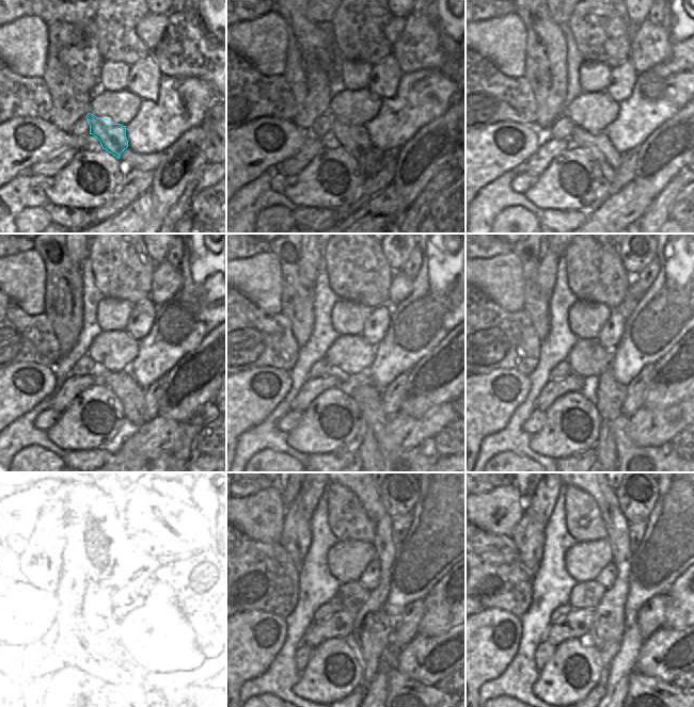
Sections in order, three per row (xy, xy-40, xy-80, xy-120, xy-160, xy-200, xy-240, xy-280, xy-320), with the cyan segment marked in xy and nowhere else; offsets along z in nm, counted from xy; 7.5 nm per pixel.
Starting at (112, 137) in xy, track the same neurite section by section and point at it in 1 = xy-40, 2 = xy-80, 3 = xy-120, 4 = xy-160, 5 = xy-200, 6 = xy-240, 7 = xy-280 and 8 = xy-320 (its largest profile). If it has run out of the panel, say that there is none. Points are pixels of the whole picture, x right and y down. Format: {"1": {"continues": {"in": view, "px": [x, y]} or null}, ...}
{"1": {"continues": {"in": "xy-40", "px": [355, 139]}}, "2": {"continues": {"in": "xy-80", "px": [600, 146]}}, "3": {"continues": {"in": "xy-120", "px": [123, 385]}}, "4": {"continues": {"in": "xy-160", "px": [368, 397]}}, "5": {"continues": {"in": "xy-200", "px": [625, 444]}}, "6": {"continues": {"in": "xy-240", "px": [150, 680]}}, "7": {"continues": {"in": "xy-280", "px": [400, 689]}}, "8": {"continues": {"in": "xy-320", "px": [642, 689]}}}

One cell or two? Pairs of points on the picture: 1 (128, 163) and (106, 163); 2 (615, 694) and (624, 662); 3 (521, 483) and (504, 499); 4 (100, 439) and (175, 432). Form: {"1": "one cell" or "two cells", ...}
{"1": "two cells", "2": "one cell", "3": "two cells", "4": "two cells"}

